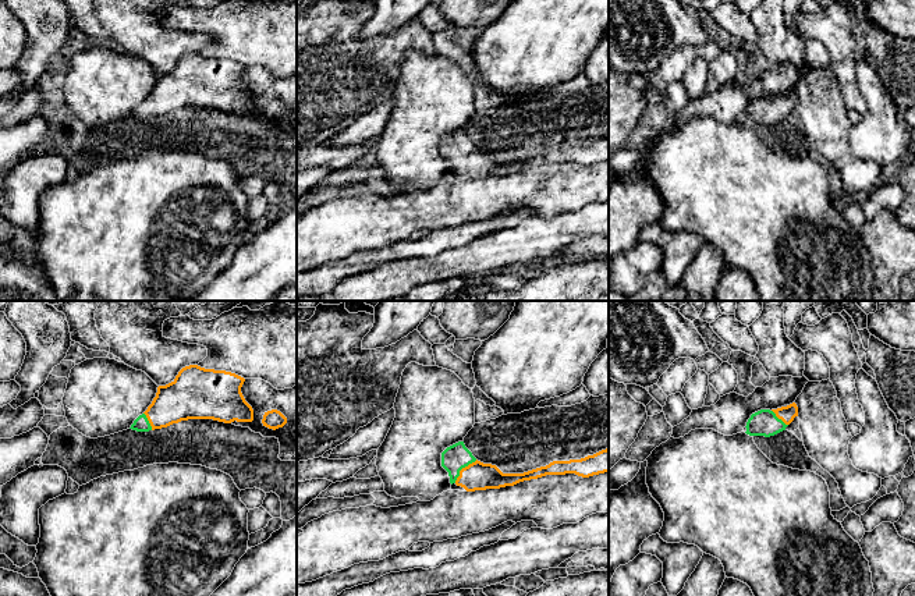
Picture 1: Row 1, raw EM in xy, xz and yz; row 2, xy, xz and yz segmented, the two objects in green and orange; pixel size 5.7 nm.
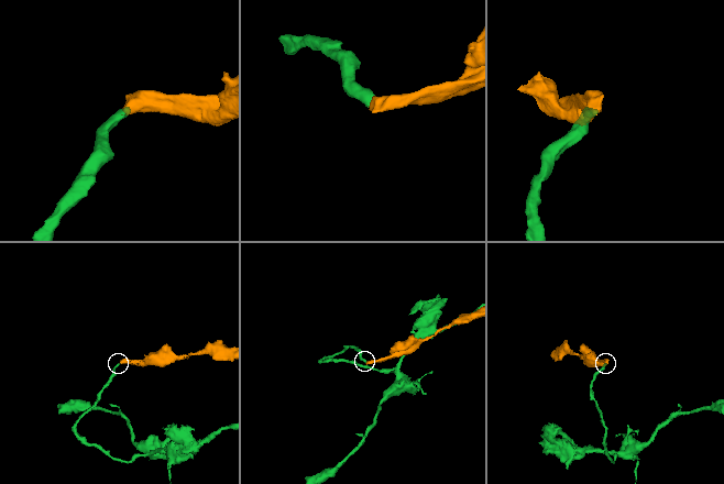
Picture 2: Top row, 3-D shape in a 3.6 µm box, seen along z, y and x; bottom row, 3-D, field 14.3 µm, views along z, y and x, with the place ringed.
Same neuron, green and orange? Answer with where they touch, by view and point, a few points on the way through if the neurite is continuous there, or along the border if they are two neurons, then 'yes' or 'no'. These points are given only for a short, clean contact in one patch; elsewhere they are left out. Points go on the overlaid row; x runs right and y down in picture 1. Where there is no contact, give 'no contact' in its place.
contact xz (463, 467); way xz (456, 457), (463, 467), (475, 476); yes

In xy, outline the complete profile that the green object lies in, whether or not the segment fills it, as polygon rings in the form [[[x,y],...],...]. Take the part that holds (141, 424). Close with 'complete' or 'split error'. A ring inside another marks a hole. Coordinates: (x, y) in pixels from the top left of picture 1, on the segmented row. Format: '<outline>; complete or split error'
[[[185,366],[171,383],[157,387],[152,404],[130,429],[149,432],[188,419],[252,422],[253,409],[241,393],[244,382],[231,372]]]; split error

